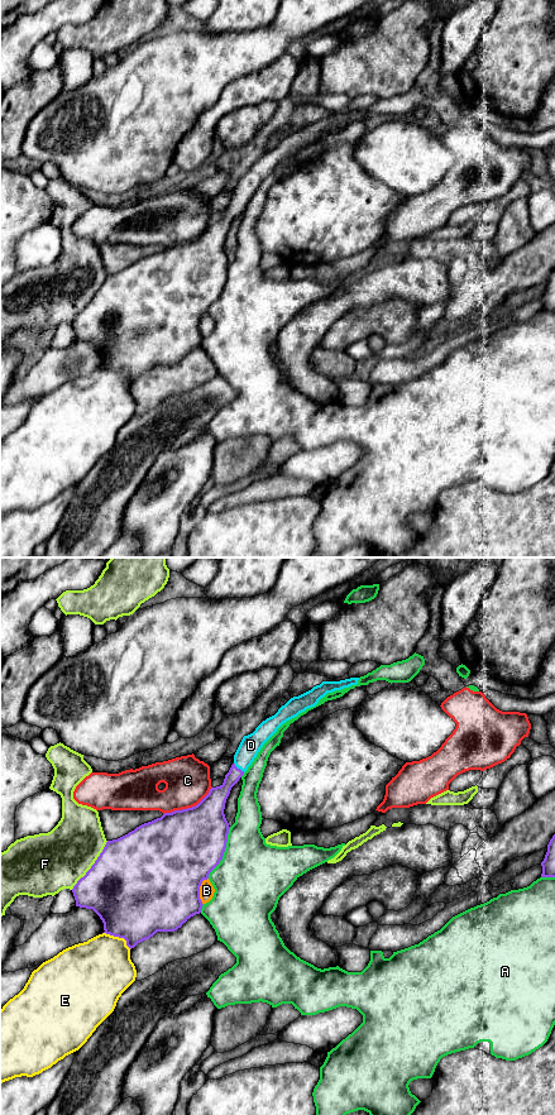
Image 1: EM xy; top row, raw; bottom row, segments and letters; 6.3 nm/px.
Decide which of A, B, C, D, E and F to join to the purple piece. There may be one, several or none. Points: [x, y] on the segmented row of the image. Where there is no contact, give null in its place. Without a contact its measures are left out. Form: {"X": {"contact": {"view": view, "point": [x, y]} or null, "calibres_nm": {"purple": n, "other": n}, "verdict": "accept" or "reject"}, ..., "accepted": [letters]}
{"A": {"contact": {"view": "xy", "point": [224, 851]}, "calibres_nm": {"purple": 460, "other": 440}, "verdict": "reject"}, "B": {"contact": {"view": "xy", "point": [199, 890]}, "calibres_nm": {"purple": 500, "other": 100}, "verdict": "reject"}, "C": {"contact": {"view": "xy", "point": [189, 808]}, "calibres_nm": {"purple": 460, "other": 280}, "verdict": "reject"}, "D": {"contact": {"view": "xy", "point": [239, 769]}, "calibres_nm": {"purple": 130, "other": 140}, "verdict": "accept"}, "E": {"contact": {"view": "xy", "point": [119, 937]}, "calibres_nm": {"purple": 480, "other": 400}, "verdict": "reject"}, "F": {"contact": {"view": "xy", "point": [92, 865]}, "calibres_nm": {"purple": 500, "other": 380}, "verdict": "reject"}, "accepted": ["D"]}

